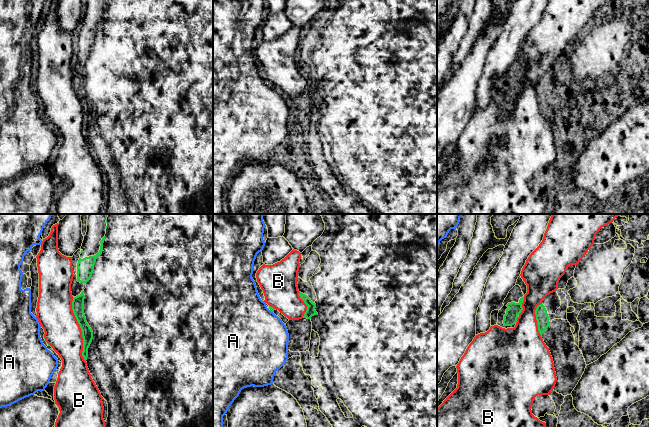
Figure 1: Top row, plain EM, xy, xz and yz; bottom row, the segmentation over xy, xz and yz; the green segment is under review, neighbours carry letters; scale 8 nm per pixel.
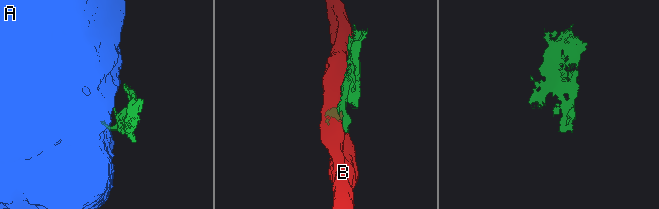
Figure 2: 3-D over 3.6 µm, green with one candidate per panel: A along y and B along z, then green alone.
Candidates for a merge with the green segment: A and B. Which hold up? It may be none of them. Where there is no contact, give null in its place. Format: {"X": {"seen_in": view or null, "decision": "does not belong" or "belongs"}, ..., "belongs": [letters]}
{"A": {"seen_in": "xz", "decision": "does not belong"}, "B": {"seen_in": "xy", "decision": "does not belong"}, "belongs": []}

